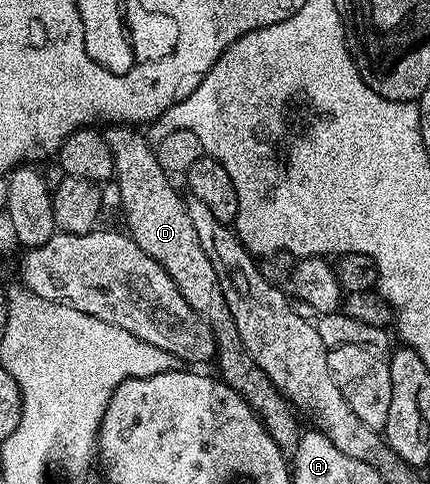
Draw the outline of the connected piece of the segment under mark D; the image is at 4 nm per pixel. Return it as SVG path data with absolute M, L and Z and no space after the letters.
M112 124L103 131L105 140L112 153L112 169L114 183L120 193L120 206L124 209L124 222L127 233L174 280L178 292L182 292L182 300L194 308L194 312L210 328L216 338L215 361L220 362L218 377L234 392L238 392L248 401L252 411L260 417L260 423L270 432L274 444L285 452L295 450L302 433L302 426L292 419L293 411L279 390L258 368L256 361L246 352L242 344L242 336L238 336L238 328L234 324L234 316L230 316L230 308L226 304L226 296L222 296L222 284L218 284L218 272L214 272L214 264L202 252L202 244L198 244L198 232L194 232L194 224L190 224L190 216L185 199L180 199L178 191L172 187L173 179L165 174L158 164L153 143L149 142L139 129L128 124Z

